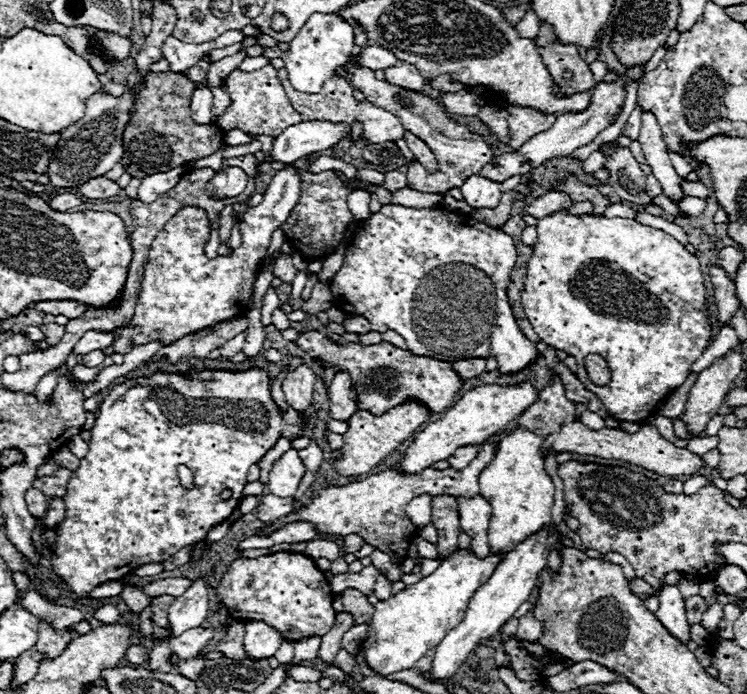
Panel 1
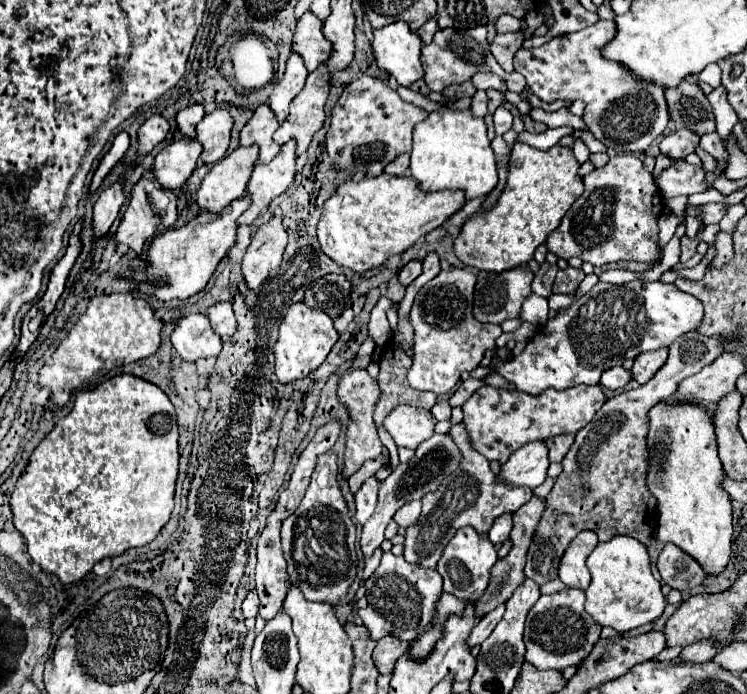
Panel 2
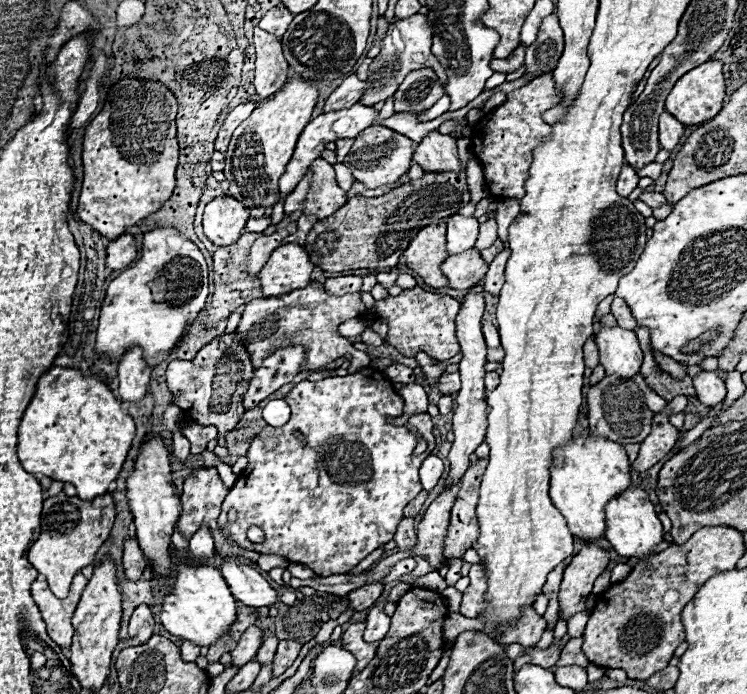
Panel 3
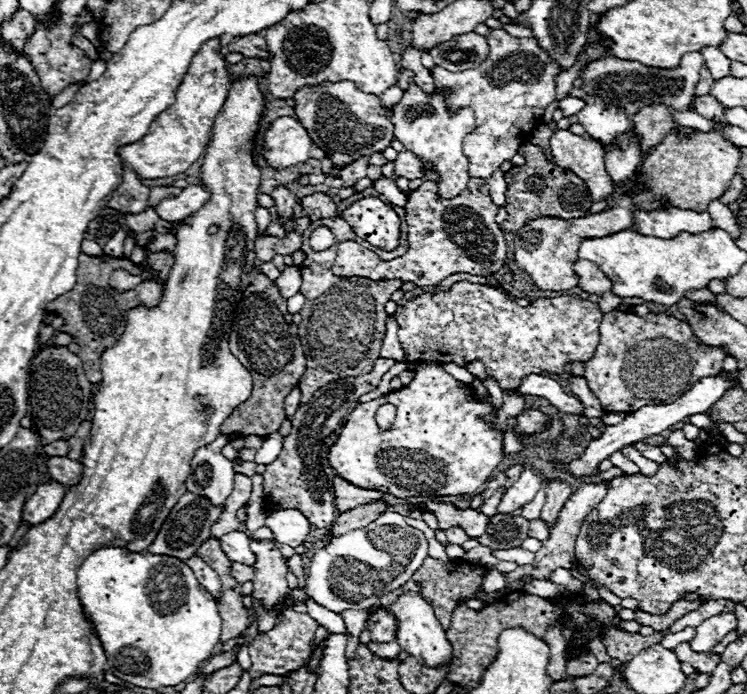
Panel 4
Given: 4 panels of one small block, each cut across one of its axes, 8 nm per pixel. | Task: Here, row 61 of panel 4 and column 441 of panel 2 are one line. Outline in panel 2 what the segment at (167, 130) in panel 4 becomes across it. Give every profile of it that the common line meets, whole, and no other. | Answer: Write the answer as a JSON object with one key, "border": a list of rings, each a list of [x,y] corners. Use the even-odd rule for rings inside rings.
{"border":[[[380,174],[376,178],[364,178],[360,182],[344,182],[338,186],[338,192],[324,204],[322,218],[318,222],[318,244],[322,252],[336,262],[338,266],[350,268],[352,272],[366,272],[370,268],[382,266],[390,256],[406,252],[430,230],[442,226],[458,208],[464,206],[462,190],[442,190],[424,194],[418,190],[418,182],[410,176],[388,176]]]}

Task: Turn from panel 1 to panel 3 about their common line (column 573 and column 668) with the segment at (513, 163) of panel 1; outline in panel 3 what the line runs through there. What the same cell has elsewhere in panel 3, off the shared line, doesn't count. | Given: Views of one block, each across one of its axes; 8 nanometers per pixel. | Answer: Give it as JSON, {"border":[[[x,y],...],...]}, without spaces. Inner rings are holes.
{"border":[[[664,112],[660,116],[660,124],[658,124],[658,142],[660,142],[660,148],[672,152],[678,146],[682,134],[684,134],[684,124],[680,124],[672,114]]]}

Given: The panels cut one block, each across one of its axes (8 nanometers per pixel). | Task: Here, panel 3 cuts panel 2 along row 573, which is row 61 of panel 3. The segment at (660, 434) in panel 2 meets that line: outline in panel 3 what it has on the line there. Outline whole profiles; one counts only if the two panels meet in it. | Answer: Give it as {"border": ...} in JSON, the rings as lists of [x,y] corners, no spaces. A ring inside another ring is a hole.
{"border":[[[708,60],[704,64],[700,64],[698,68],[692,68],[690,72],[686,72],[672,88],[672,92],[666,98],[666,110],[676,116],[684,126],[698,126],[704,124],[708,120],[712,120],[724,102],[724,94],[726,94],[726,80],[722,74],[722,62],[720,60]]]}

